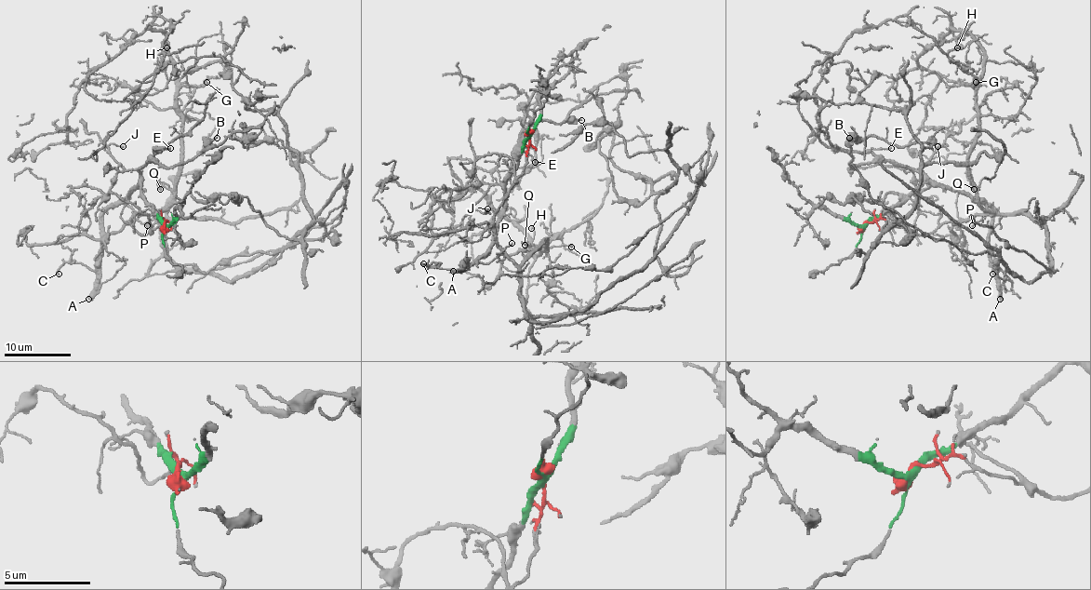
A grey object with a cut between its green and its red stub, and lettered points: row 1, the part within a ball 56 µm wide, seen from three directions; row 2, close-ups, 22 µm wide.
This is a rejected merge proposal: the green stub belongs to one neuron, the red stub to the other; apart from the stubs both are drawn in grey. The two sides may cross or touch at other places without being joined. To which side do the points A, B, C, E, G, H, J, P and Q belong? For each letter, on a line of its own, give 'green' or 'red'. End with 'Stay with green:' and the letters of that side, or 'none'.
A: green
B: green
C: green
E: green
G: red
H: red
J: green
P: red
Q: red
Stay with green: A, B, C, E, J

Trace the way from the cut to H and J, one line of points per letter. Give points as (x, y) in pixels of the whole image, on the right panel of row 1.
H: (863, 226), (884, 219), (922, 234), (993, 212), (977, 201), (968, 166), (983, 50), (975, 42), (956, 46)
J: (863, 226), (898, 206), (923, 181), (923, 176), (913, 170), (923, 166), (939, 143), (941, 145), (938, 145)

